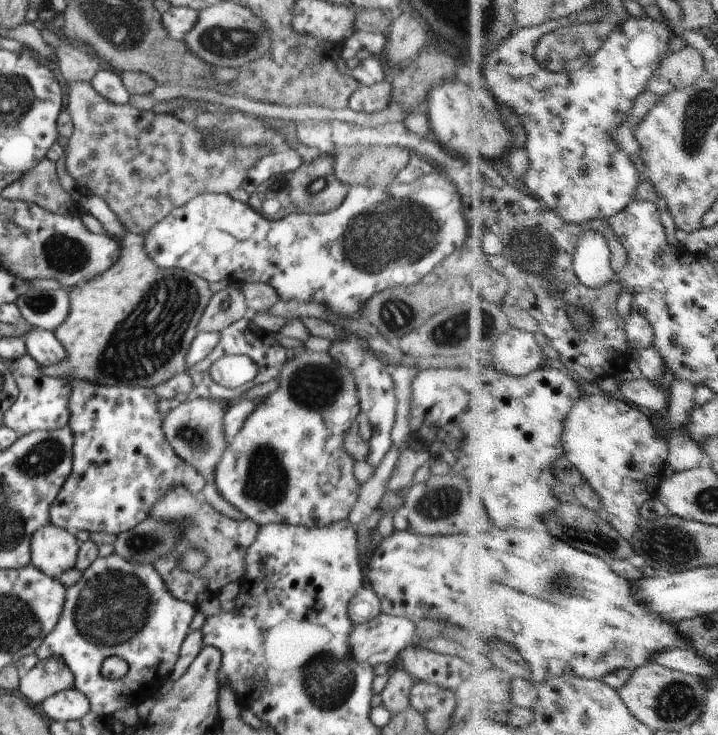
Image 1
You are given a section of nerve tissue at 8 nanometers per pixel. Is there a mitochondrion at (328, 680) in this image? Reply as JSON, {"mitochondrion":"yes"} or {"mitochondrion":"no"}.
{"mitochondrion":"yes"}

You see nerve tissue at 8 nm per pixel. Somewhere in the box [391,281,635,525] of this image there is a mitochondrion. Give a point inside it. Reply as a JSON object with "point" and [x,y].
{"point":[456,329]}

